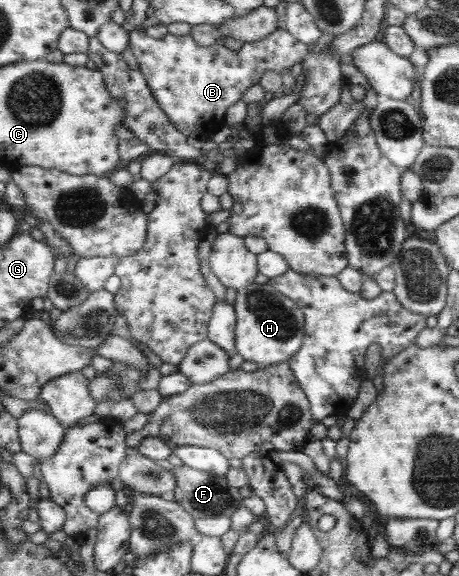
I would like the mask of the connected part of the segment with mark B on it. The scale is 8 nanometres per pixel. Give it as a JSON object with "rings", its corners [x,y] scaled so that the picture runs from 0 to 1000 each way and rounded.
{"rings":[[[309,49],[283,57],[283,83],[303,104],[307,123],[316,128],[322,146],[338,160],[351,186],[364,194],[373,210],[407,234],[429,234],[455,240],[495,219],[495,193],[512,179],[529,174],[529,165],[551,149],[566,149],[573,130],[582,123],[597,123],[612,132],[643,109],[658,106],[673,94],[669,76],[647,68],[619,49],[608,49],[582,64],[556,73],[534,73],[521,87],[508,87],[490,76],[468,80],[442,80],[434,76],[420,61],[379,61],[366,57],[359,66],[340,68],[320,61]]]}

